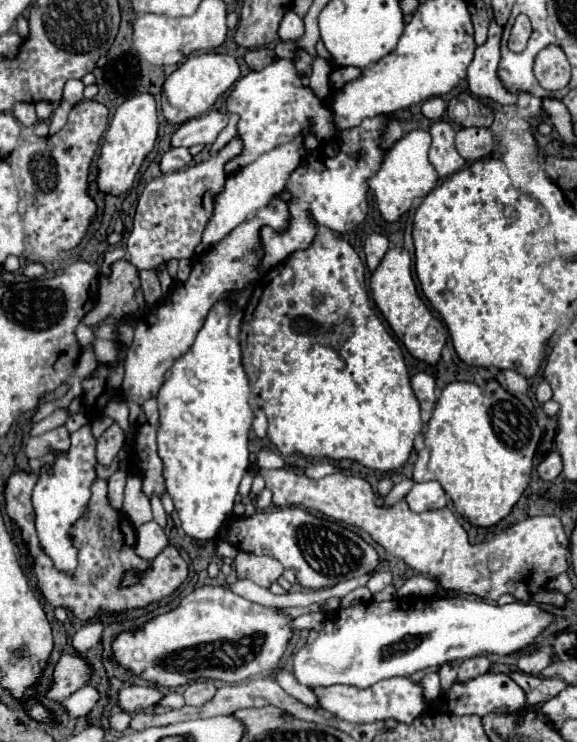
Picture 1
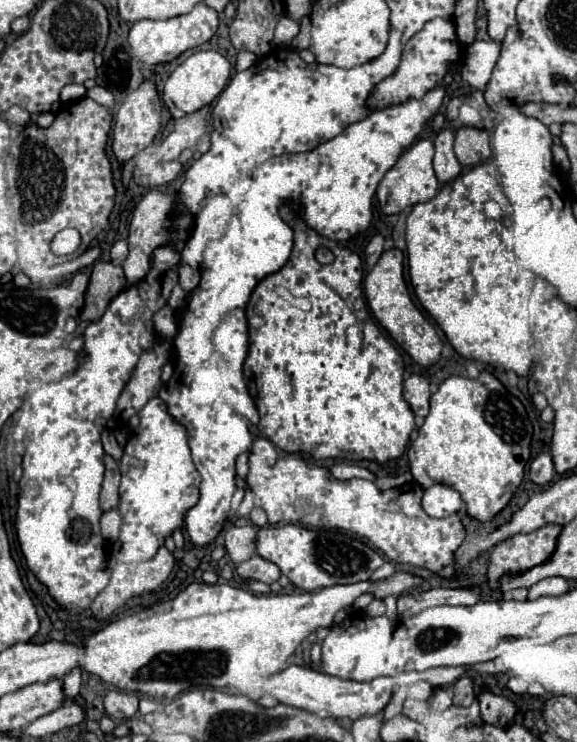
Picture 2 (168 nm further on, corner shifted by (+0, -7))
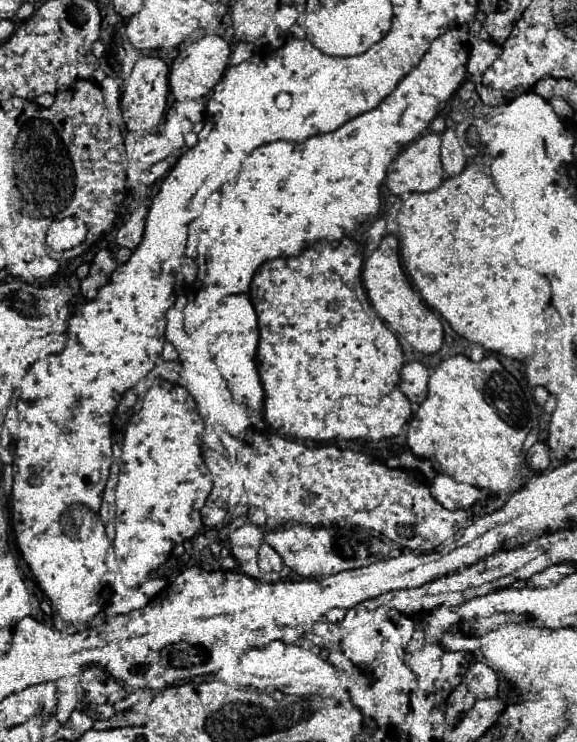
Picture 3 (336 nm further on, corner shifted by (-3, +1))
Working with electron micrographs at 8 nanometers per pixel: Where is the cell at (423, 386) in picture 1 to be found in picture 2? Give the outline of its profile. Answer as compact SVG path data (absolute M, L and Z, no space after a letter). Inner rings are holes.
M412 375L404 381L404 399L410 403L414 415L418 421L426 417L426 411L430 409L430 385L424 377Z

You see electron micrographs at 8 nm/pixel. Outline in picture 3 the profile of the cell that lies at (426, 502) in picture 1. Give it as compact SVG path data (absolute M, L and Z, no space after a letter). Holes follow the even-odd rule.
M439 473L433 479L433 497L445 507L445 509L467 509L479 499L481 491L473 485L455 483L449 475Z

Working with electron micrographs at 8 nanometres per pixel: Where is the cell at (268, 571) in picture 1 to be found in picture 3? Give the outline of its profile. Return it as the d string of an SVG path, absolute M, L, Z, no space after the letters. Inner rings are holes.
M267 543L261 545L259 549L259 567L261 571L281 571L283 569L283 559L275 549L271 549Z

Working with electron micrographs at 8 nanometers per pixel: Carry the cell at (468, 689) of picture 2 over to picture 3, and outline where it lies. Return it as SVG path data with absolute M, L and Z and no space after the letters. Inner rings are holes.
M461 683L453 693L449 693L447 697L447 721L451 721L451 725L457 721L457 717L461 713L467 713L471 707L475 705L475 697L469 693L469 689L465 687L465 683Z

